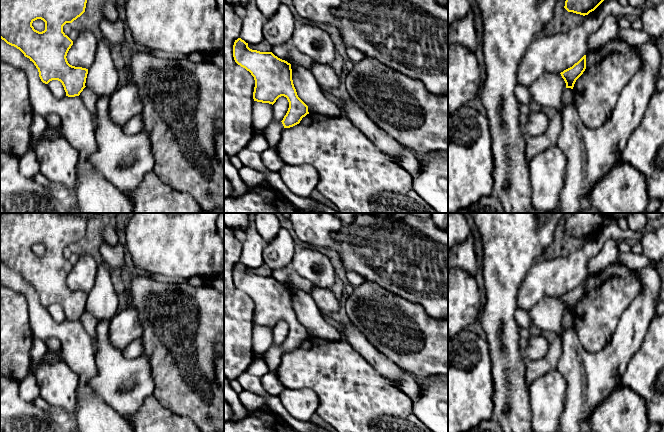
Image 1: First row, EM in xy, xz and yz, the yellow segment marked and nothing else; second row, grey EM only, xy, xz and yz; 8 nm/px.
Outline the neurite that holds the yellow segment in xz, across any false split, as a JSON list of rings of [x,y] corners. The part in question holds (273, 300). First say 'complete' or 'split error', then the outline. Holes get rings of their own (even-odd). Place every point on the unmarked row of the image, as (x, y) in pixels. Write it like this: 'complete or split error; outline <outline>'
complete; outline [[[241,262],[234,266],[233,281],[238,289],[254,301],[254,325],[273,329],[279,321],[287,322],[289,332],[281,345],[284,352],[299,348],[309,338],[308,330],[298,321],[294,311],[290,287],[272,276],[250,273]]]

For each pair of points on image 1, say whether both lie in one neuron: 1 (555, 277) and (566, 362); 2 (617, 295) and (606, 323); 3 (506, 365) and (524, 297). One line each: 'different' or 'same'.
1: different
2: same
3: different

